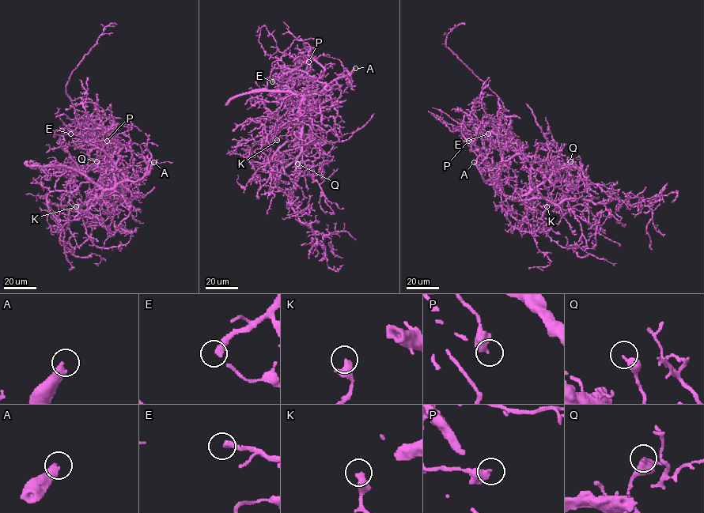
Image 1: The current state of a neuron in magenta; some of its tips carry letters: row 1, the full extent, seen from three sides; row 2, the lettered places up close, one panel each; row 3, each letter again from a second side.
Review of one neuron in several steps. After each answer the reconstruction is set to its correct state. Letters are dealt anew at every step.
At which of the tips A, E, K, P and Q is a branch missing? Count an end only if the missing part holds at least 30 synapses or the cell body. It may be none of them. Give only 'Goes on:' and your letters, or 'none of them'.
Goes on: A, E

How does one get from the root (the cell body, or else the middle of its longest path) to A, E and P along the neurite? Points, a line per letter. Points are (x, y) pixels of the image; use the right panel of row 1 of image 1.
A: (500, 187), (498, 183), (485, 181), (474, 162)
E: (500, 187), (490, 179), (489, 170), (475, 145), (475, 140), (479, 136), (488, 133)
P: (500, 187), (490, 179), (480, 151), (462, 133), (461, 139), (468, 141)

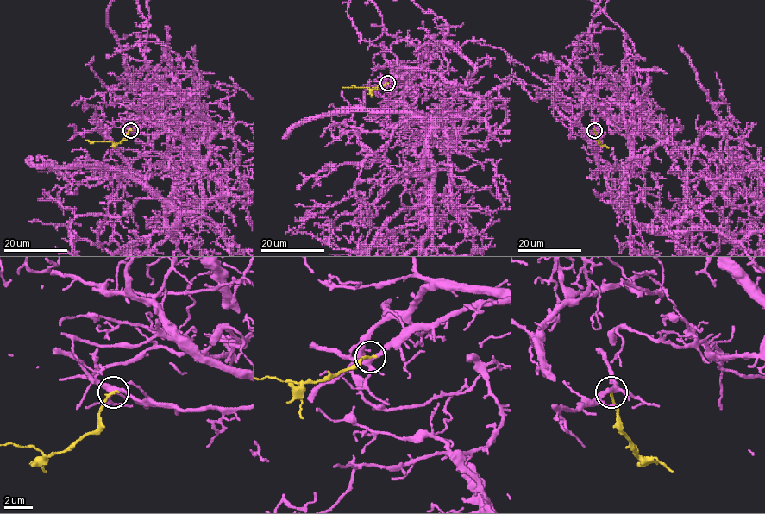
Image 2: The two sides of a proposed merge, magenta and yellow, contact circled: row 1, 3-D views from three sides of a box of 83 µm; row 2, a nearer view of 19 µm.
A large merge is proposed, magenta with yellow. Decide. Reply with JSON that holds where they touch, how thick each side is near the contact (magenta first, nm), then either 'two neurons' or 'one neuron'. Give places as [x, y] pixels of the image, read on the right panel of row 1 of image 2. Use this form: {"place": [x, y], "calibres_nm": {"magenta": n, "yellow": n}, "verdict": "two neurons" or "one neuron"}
{"place": [594, 130], "calibres_nm": {"magenta": 280, "yellow": 200}, "verdict": "one neuron"}

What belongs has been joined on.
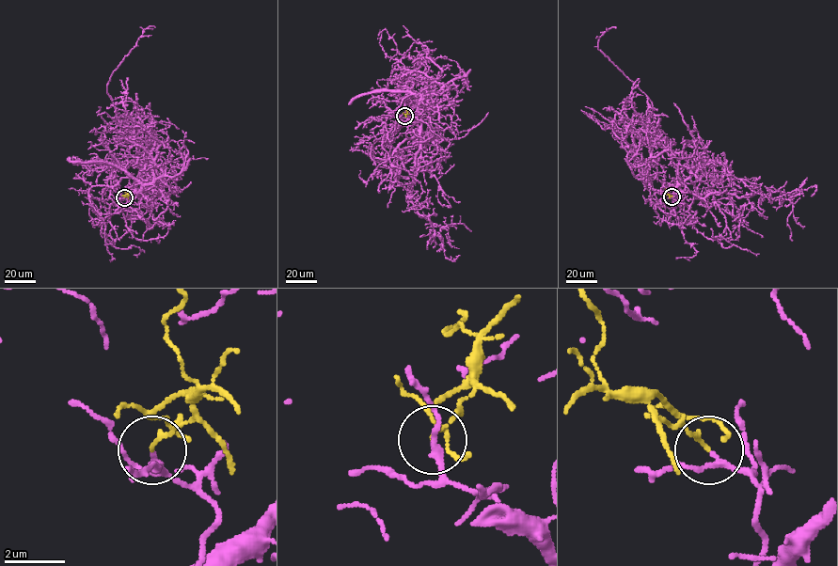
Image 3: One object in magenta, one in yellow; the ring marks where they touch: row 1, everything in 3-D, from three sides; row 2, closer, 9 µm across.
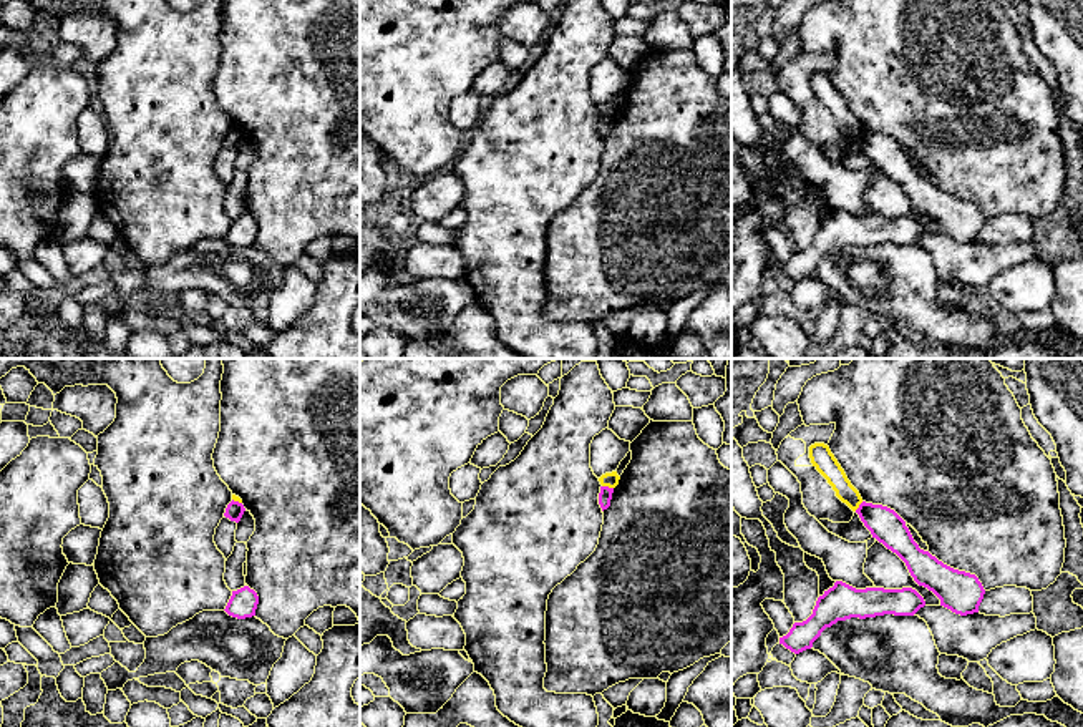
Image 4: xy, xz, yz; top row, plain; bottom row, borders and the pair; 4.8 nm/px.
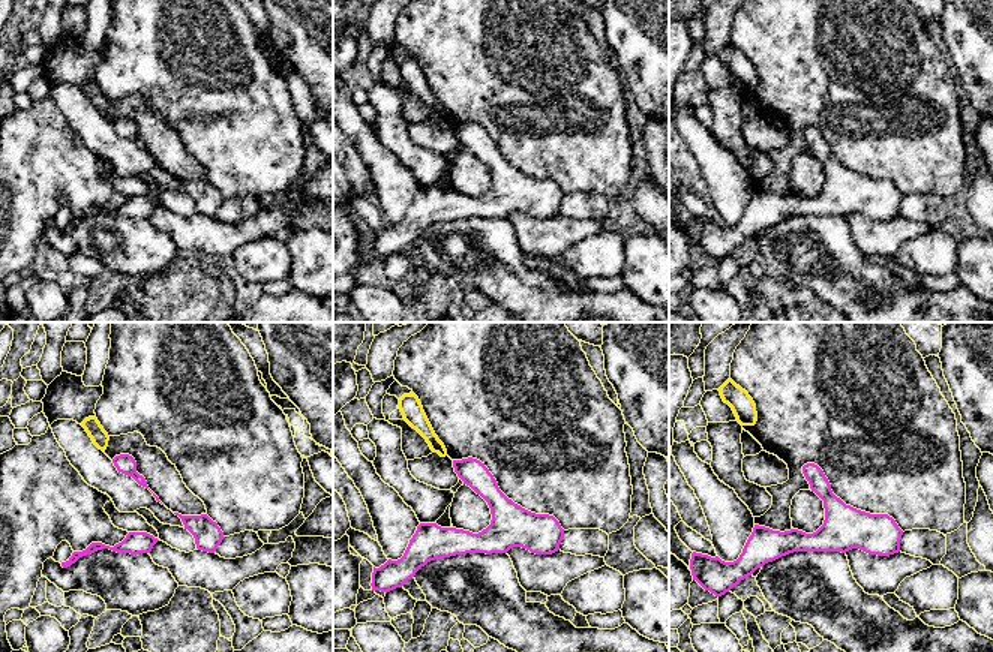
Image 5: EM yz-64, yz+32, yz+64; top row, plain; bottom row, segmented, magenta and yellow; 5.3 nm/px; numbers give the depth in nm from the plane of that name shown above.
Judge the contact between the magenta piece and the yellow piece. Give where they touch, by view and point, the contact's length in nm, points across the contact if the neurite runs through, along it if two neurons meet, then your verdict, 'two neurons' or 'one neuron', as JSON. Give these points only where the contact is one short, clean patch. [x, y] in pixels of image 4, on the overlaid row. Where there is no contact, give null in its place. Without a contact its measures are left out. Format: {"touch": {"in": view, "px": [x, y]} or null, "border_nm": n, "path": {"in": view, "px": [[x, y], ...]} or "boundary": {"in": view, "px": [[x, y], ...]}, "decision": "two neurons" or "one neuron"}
{"touch": {"in": "xz", "px": [607, 487]}, "border_nm": 60, "boundary": {"in": "xz", "px": [[602, 485], [612, 488]]}, "decision": "two neurons"}

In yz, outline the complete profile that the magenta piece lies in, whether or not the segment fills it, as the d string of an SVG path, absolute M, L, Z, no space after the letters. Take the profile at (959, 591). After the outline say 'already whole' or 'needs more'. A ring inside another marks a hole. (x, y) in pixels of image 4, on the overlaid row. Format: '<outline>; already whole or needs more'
M862 501L856 513L872 538L896 553L914 581L940 599L940 606L960 616L979 612L985 589L975 574L954 569L920 549L894 510Z; already whole

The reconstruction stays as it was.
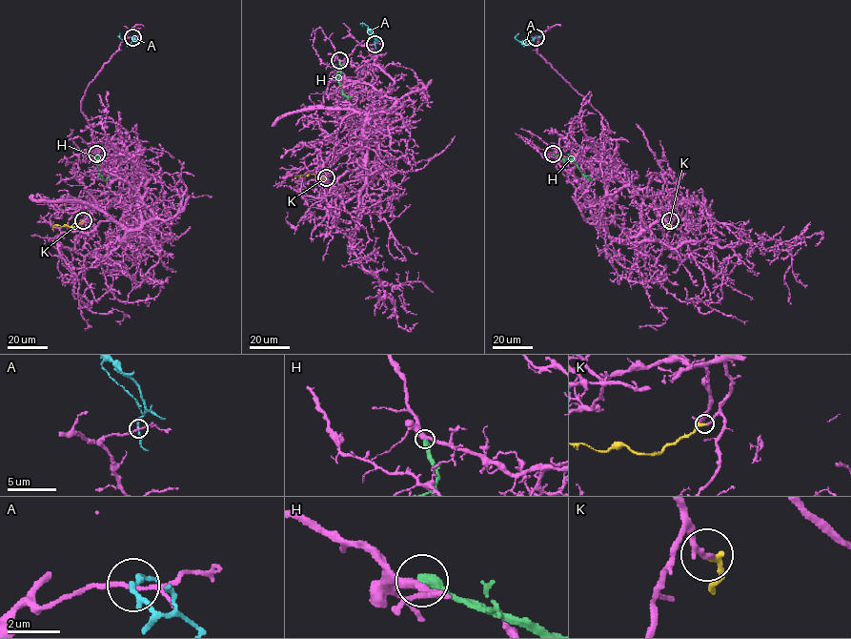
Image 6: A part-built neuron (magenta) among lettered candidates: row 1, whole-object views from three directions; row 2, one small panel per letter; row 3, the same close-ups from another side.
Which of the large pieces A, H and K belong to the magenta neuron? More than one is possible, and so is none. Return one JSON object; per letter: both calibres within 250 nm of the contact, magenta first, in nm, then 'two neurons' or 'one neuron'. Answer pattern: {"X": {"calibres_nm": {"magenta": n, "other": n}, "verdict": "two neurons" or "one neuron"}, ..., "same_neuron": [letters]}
{"A": {"calibres_nm": {"magenta": 120, "other": 150}, "verdict": "two neurons"}, "H": {"calibres_nm": {"magenta": 360, "other": 480}, "verdict": "two neurons"}, "K": {"calibres_nm": {"magenta": 200, "other": 220}, "verdict": "one neuron"}, "same_neuron": ["K"]}

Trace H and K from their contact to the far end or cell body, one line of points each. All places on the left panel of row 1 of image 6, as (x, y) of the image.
H: (96, 154), (100, 175), (105, 180), (110, 176)
K: (83, 220), (71, 227), (54, 225), (53, 229)

